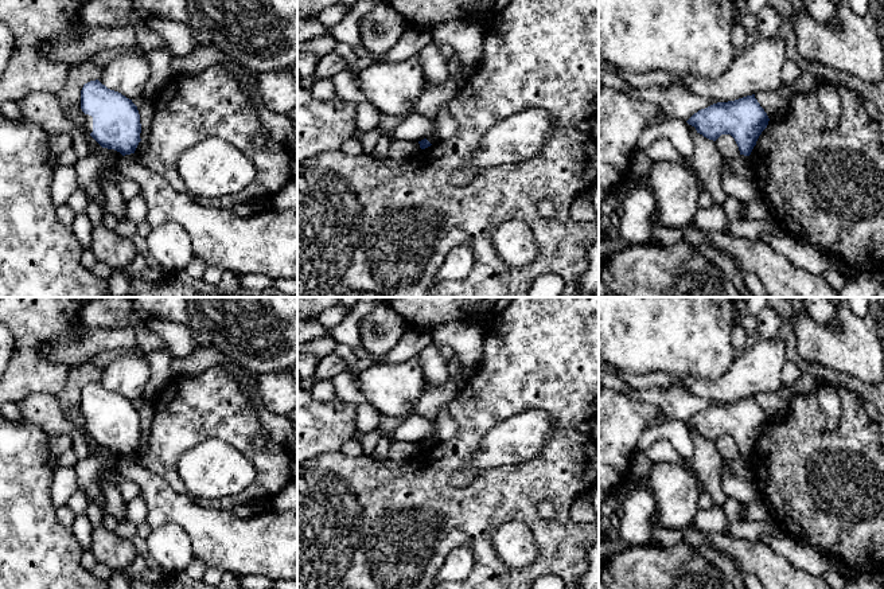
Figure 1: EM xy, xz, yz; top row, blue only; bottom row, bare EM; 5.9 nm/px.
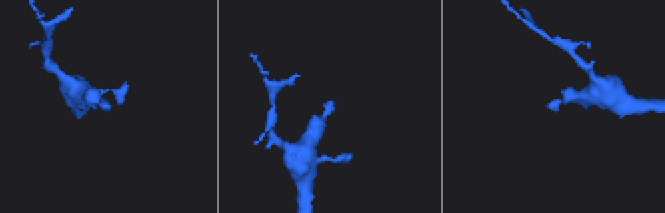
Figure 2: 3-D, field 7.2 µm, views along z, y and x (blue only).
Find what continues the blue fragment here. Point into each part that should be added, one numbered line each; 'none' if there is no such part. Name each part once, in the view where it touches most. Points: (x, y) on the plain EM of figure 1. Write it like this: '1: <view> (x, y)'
1: xy (88, 420)

